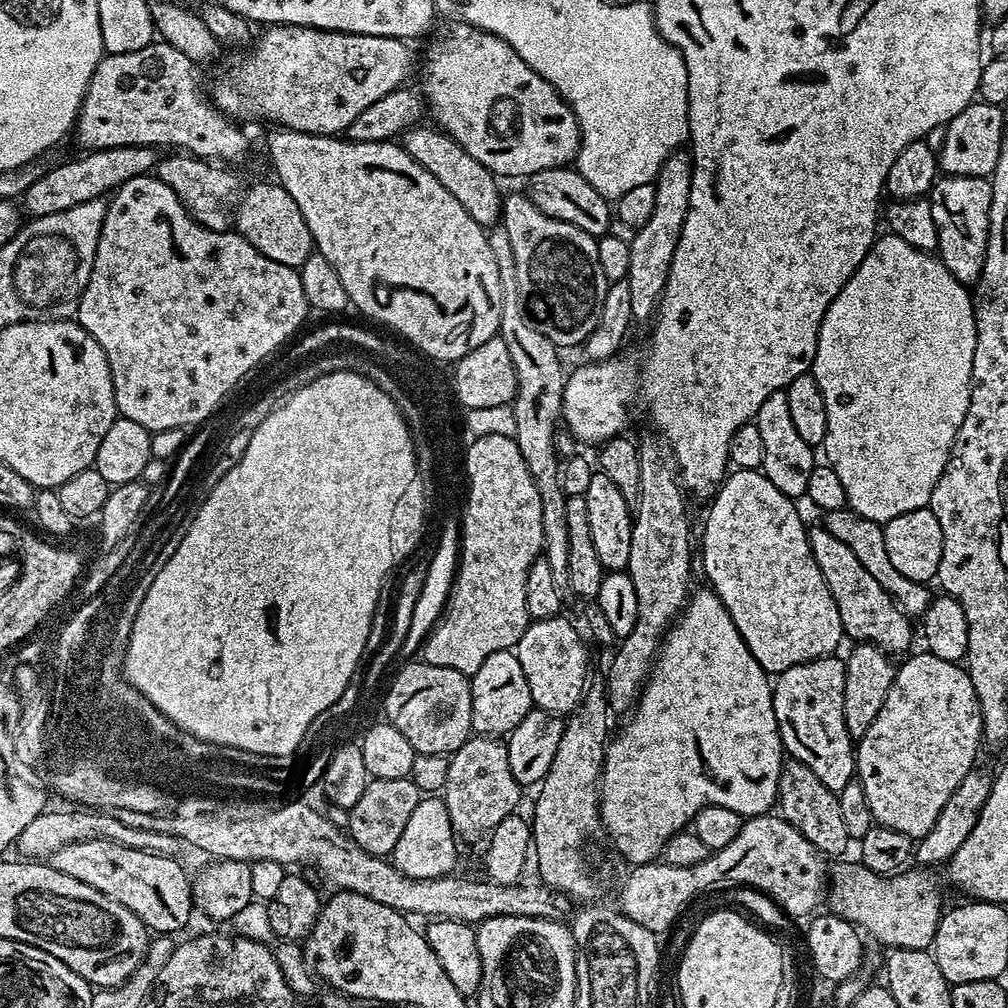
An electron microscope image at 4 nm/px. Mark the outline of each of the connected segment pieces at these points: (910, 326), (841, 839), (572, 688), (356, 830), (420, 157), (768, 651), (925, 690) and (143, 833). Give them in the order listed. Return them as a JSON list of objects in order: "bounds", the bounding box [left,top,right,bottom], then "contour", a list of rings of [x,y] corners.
[{"bounds":[810,234,976,526],"contour":[[[895,234],[881,235],[872,243],[872,249],[866,254],[866,258],[862,258],[862,262],[858,266],[858,270],[854,270],[854,274],[850,274],[850,278],[846,282],[846,286],[842,286],[842,290],[830,302],[830,306],[826,310],[826,314],[822,318],[822,326],[817,334],[818,346],[816,353],[812,359],[812,367],[810,374],[818,382],[818,386],[822,390],[822,398],[826,398],[826,438],[822,445],[824,451],[823,459],[834,470],[834,474],[838,474],[838,479],[842,481],[842,486],[846,490],[846,498],[848,499],[847,507],[853,512],[858,513],[862,518],[870,518],[870,522],[878,522],[881,526],[888,521],[898,518],[898,514],[906,514],[910,510],[918,510],[919,508],[927,508],[930,498],[934,494],[934,486],[938,482],[938,478],[942,474],[942,470],[948,461],[948,455],[952,453],[952,443],[958,434],[958,430],[962,426],[962,418],[966,418],[966,410],[970,406],[970,394],[972,393],[972,367],[974,366],[974,346],[976,345],[976,310],[974,307],[973,297],[970,295],[969,289],[965,285],[958,282],[958,278],[954,278],[954,274],[950,274],[950,270],[946,270],[946,266],[940,261],[939,255],[931,252],[923,252],[914,246],[910,246],[910,242],[906,242],[902,237]]]},{"bounds":[776,758,850,857],"contour":[[[791,758],[785,759],[784,769],[778,778],[776,799],[779,815],[790,821],[825,857],[840,856],[850,847],[842,809],[838,807],[838,795],[822,786],[822,781],[814,775],[810,766]]]},{"bounds":[514,614,590,714],"contour":[[[561,614],[554,618],[531,621],[522,638],[518,638],[514,649],[518,663],[526,674],[526,682],[530,682],[533,705],[557,714],[573,712],[580,705],[580,699],[584,697],[585,687],[590,680],[585,637],[581,629],[576,629],[566,616]]]},{"bounds":[347,778,421,857],"contour":[[[411,778],[369,779],[362,798],[358,798],[358,802],[354,802],[354,806],[347,809],[347,835],[351,836],[358,846],[362,846],[362,850],[366,850],[372,856],[391,857],[398,838],[401,837],[406,822],[409,821],[410,814],[413,813],[421,797],[418,786],[414,786]]]},{"bounds":[402,126,502,226],"contour":[[[413,126],[403,133],[402,146],[408,151],[410,158],[430,170],[430,174],[434,174],[434,178],[438,178],[438,182],[442,182],[442,186],[446,186],[446,190],[450,190],[450,194],[454,194],[458,202],[462,202],[462,210],[466,210],[466,214],[470,214],[474,222],[485,226],[499,225],[502,220],[502,191],[496,185],[499,184],[497,177],[486,170],[482,162],[470,158],[470,154],[466,154],[466,150],[462,150],[462,146],[454,142],[454,138],[435,126],[424,127]]]},{"bounds":[698,468,845,674],"contour":[[[742,468],[729,471],[725,475],[711,497],[710,503],[712,505],[708,508],[708,517],[704,520],[704,545],[701,548],[699,545],[698,560],[699,563],[700,560],[704,563],[704,572],[708,575],[709,580],[707,583],[722,602],[722,606],[726,606],[726,610],[730,610],[730,618],[734,618],[734,626],[738,626],[738,634],[742,634],[746,646],[750,646],[750,654],[754,654],[754,658],[758,658],[758,666],[762,666],[762,670],[766,673],[779,674],[790,670],[790,666],[798,666],[802,662],[833,655],[837,651],[836,647],[839,646],[840,640],[845,639],[842,618],[838,614],[834,594],[830,594],[830,586],[826,586],[826,578],[822,574],[822,570],[818,570],[818,562],[814,562],[814,554],[810,550],[808,541],[809,529],[804,528],[804,520],[800,517],[799,510],[796,509],[797,501],[793,497],[782,494],[782,490],[778,490],[778,486],[774,486],[774,482],[770,482],[770,478],[766,478],[763,471]]]},{"bounds":[855,650,984,838],"contour":[[[927,650],[911,656],[907,657],[909,660],[904,665],[901,663],[897,667],[890,694],[886,694],[886,702],[882,702],[878,718],[870,722],[870,730],[866,730],[864,737],[855,745],[856,776],[866,790],[866,802],[870,802],[875,823],[921,838],[934,826],[962,778],[977,763],[976,751],[982,748],[984,719],[967,667],[954,660],[938,658]]]},{"bounds":[18,810,186,858],"contour":[[[45,810],[31,822],[18,841],[19,855],[24,858],[51,858],[66,846],[87,840],[109,840],[118,846],[130,846],[130,850],[153,852],[155,856],[179,857],[186,848],[184,840],[170,833],[155,833],[154,830],[140,830],[124,826],[119,815],[106,810],[72,810],[76,812],[51,812]]]}]

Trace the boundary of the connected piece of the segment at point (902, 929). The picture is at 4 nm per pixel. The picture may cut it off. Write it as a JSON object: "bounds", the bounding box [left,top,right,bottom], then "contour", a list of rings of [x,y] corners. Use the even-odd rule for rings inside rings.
{"bounds":[826,864,942,949],"contour":[[[840,864],[830,872],[830,887],[826,892],[826,904],[831,911],[844,920],[855,924],[857,929],[869,932],[880,944],[885,944],[885,949],[893,948],[923,948],[931,949],[932,939],[940,925],[942,907],[940,908],[940,888],[936,880],[931,876],[931,871],[920,866],[912,866],[897,876],[879,876],[870,870],[866,870],[863,864]]]}

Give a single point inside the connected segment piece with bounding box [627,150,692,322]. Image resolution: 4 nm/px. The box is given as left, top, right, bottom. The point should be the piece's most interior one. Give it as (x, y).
(652, 247)

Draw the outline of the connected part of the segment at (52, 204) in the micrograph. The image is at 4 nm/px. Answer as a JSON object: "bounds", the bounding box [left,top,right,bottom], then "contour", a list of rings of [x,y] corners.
{"bounds":[23,144,158,218],"contour":[[[146,144],[85,151],[80,154],[84,156],[78,157],[77,160],[68,160],[57,168],[49,167],[45,170],[42,178],[38,178],[38,182],[34,182],[34,186],[24,192],[23,211],[32,218],[49,216],[62,210],[70,210],[74,206],[82,206],[82,202],[107,197],[126,182],[130,182],[130,178],[151,173],[158,163],[156,152],[155,147]]]}

